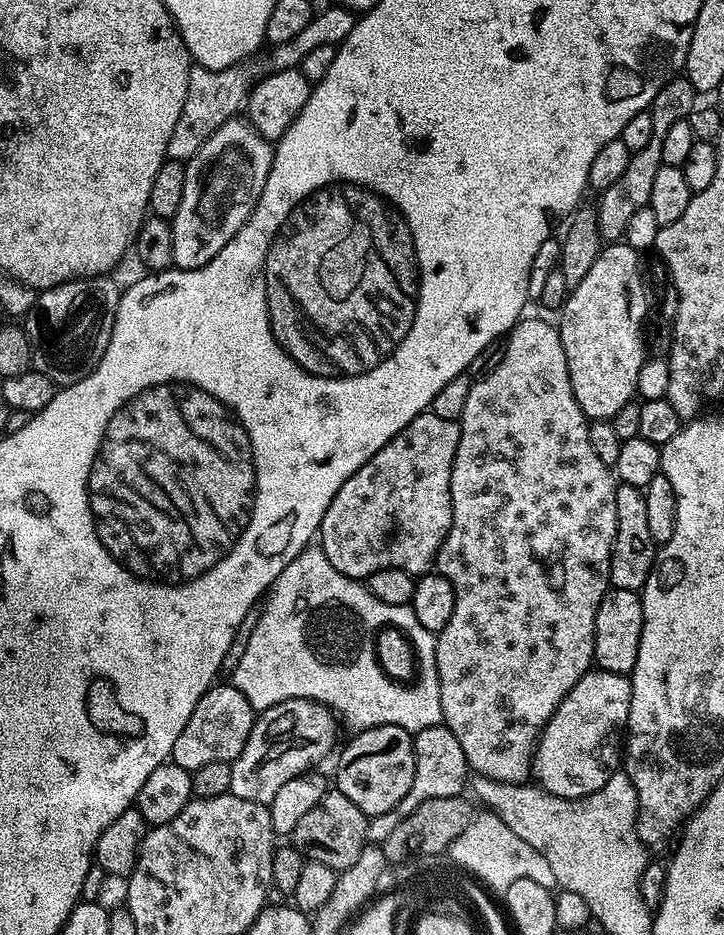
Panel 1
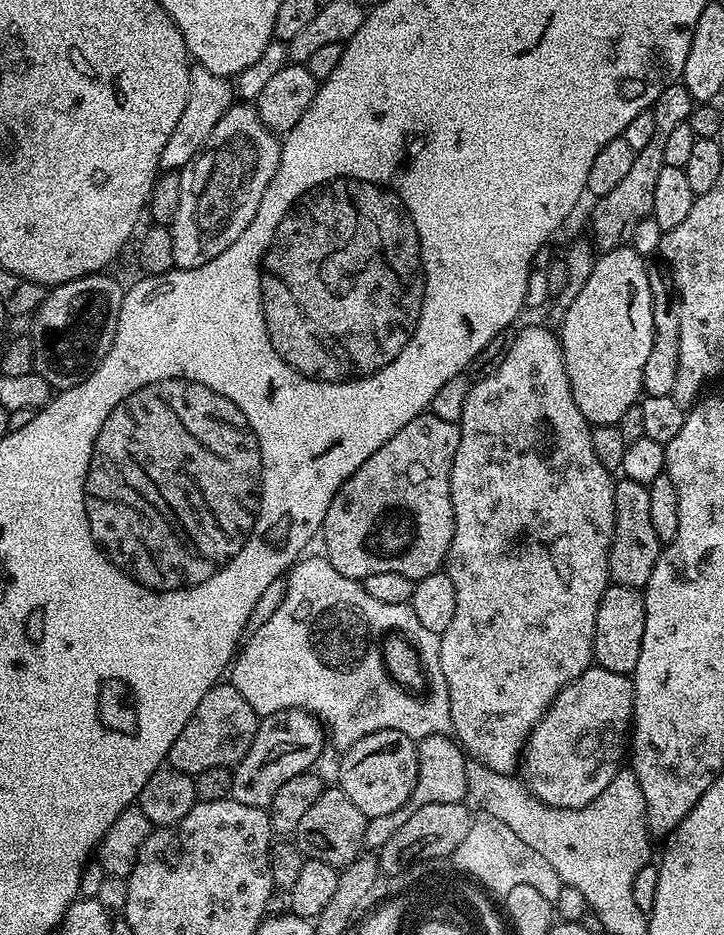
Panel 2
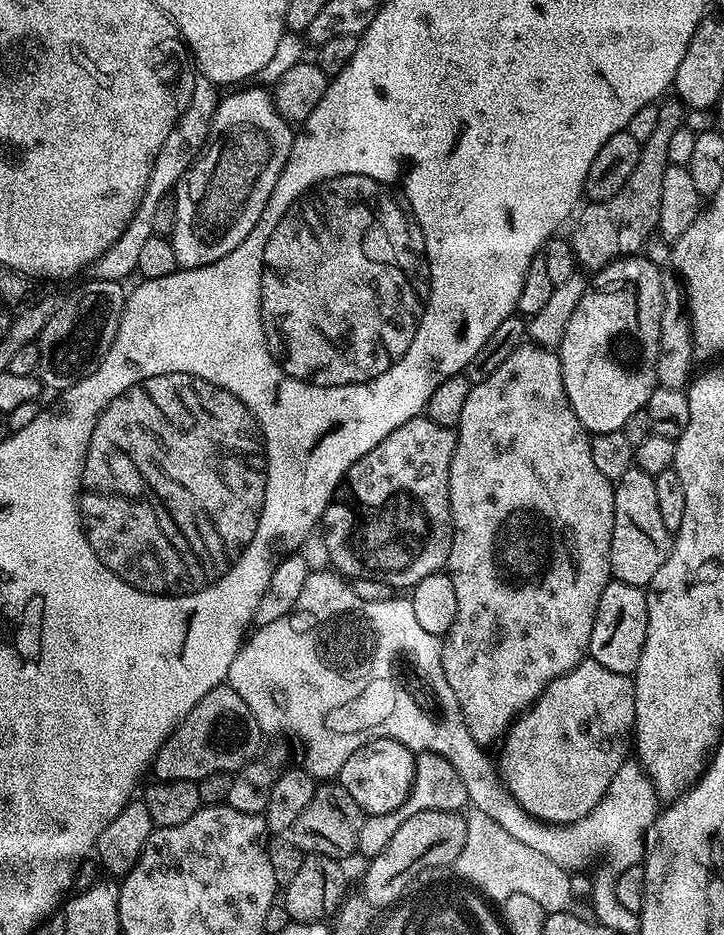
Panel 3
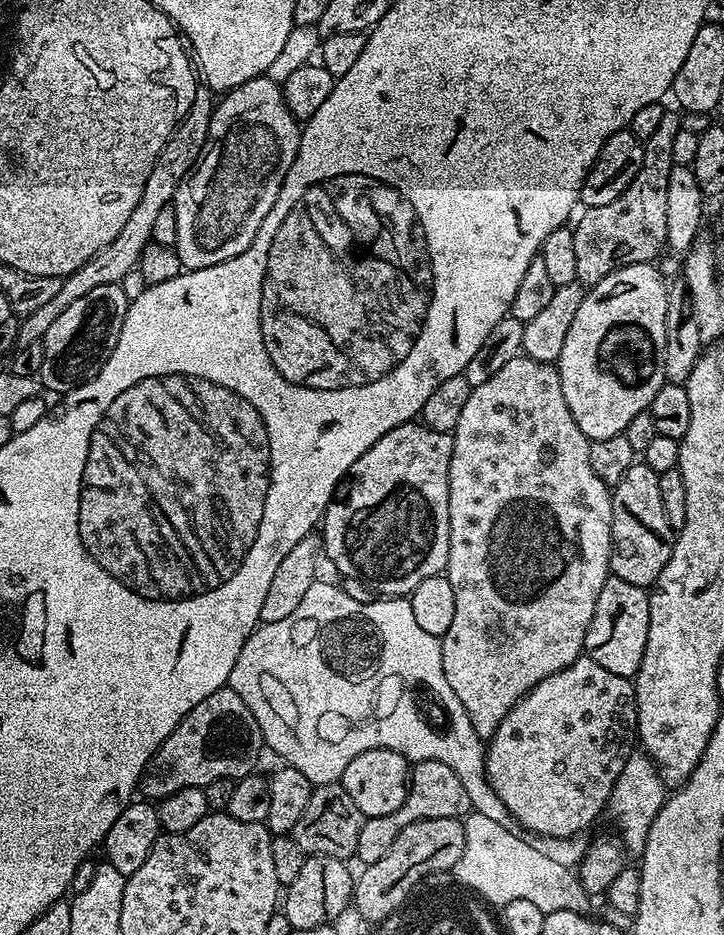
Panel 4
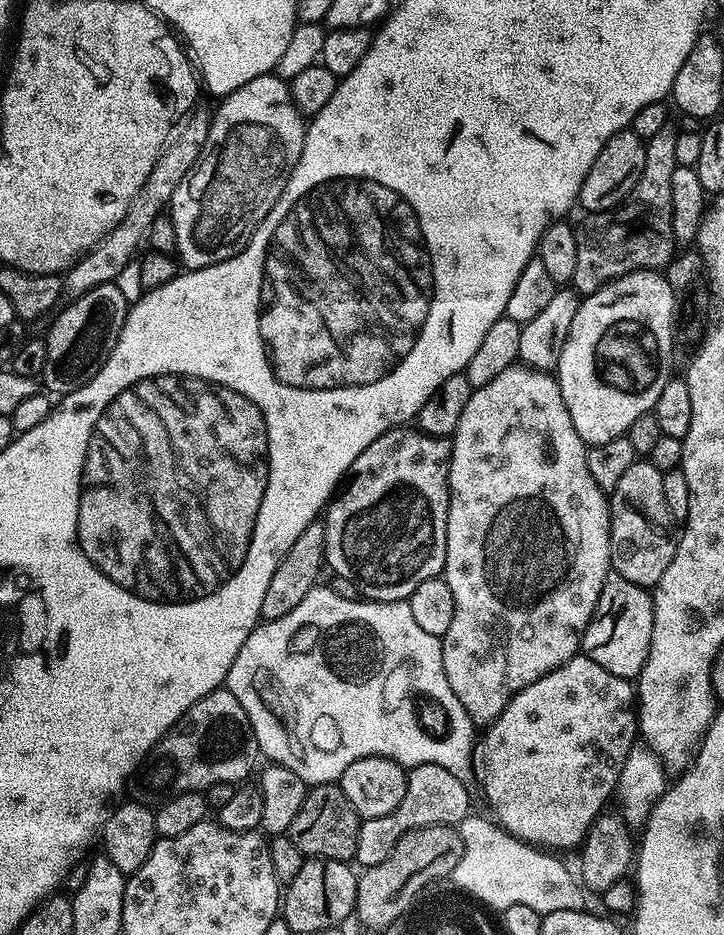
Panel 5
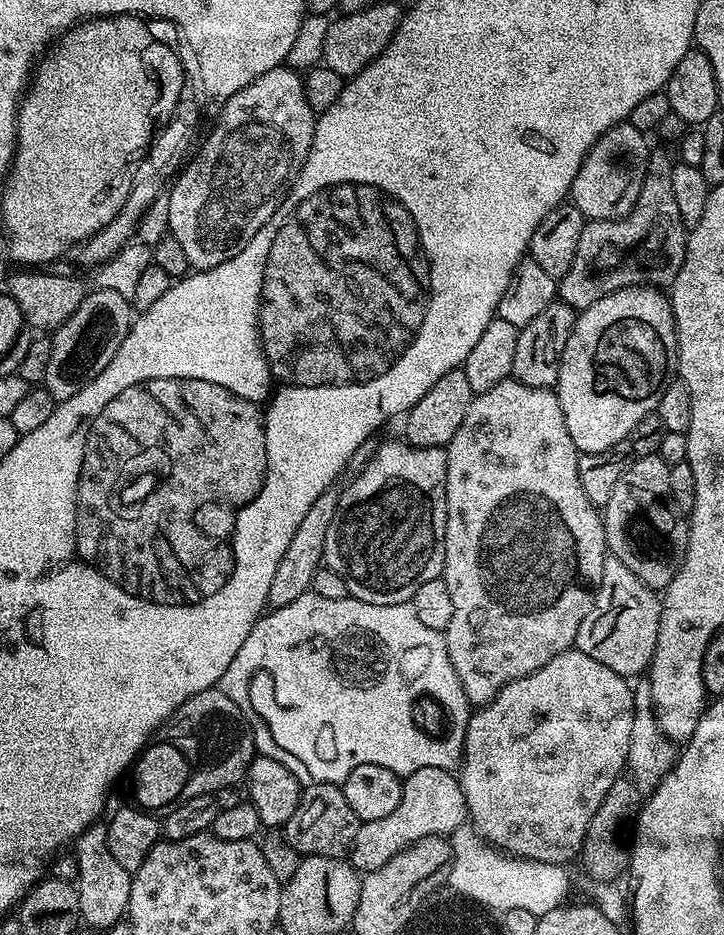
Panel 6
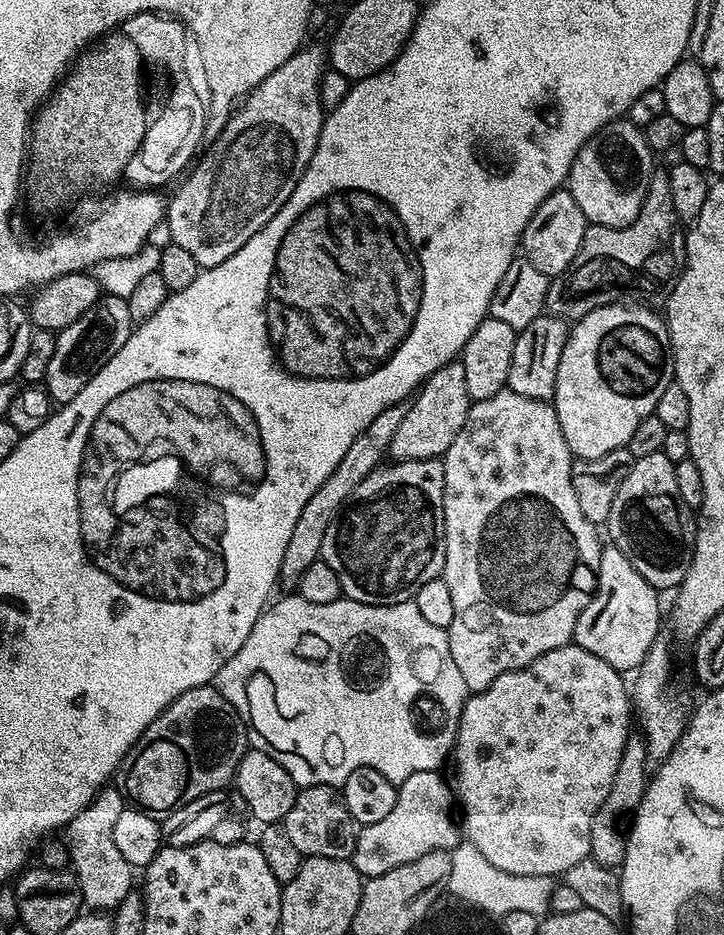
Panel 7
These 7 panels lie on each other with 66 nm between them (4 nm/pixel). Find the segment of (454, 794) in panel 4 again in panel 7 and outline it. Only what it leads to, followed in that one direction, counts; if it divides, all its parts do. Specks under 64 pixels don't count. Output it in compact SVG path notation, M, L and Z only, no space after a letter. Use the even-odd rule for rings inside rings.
M439 771L419 772L399 781L394 810L382 822L365 824L357 831L351 861L361 877L381 876L386 870L394 870L394 866L406 866L406 862L414 862L414 858L431 852L448 852L461 843L462 828L454 807L454 788L440 775Z

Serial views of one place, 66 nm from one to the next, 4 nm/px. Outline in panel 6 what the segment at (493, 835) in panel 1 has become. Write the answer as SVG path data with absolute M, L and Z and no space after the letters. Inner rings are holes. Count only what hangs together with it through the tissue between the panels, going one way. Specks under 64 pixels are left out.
M466 822L450 837L452 841L452 869L447 883L460 896L469 896L488 908L506 910L530 910L537 918L550 910L561 907L569 899L568 868L563 864L547 864L537 860L521 860L492 847L487 840L474 831Z

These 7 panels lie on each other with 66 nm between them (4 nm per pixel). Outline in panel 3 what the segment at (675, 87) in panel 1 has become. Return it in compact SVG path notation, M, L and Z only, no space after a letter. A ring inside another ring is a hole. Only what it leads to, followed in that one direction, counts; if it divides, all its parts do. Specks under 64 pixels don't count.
M661 99L654 134L650 134L650 138L641 143L638 166L634 166L634 174L630 174L626 186L622 186L622 190L618 190L614 198L606 198L606 202L588 202L579 209L575 217L576 225L575 220L571 225L570 243L581 269L599 270L626 256L635 256L643 249L647 238L656 232L658 210L662 206L662 174L666 174L669 166L666 150L670 146L674 130L685 127L684 115L686 109L679 100Z

